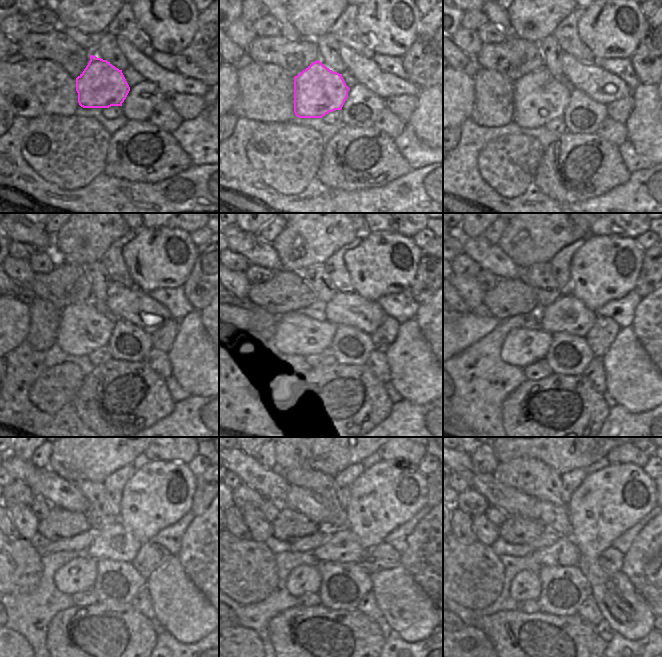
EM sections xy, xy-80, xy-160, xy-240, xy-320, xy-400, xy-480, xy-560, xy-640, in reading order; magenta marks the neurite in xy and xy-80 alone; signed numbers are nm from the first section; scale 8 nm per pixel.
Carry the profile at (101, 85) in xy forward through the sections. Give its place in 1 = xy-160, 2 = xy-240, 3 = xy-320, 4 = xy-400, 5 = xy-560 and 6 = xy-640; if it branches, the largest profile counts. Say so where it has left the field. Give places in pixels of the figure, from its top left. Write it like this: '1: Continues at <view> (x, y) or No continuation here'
1: Continues at xy-160 (539, 98)
2: Continues at xy-240 (83, 328)
3: Continues at xy-320 (300, 338)
4: Continues at xy-400 (522, 347)
5: Continues at xy-560 (304, 579)
6: Continues at xy-640 (525, 585).

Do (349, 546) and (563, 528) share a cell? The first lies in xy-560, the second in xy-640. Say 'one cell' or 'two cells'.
two cells

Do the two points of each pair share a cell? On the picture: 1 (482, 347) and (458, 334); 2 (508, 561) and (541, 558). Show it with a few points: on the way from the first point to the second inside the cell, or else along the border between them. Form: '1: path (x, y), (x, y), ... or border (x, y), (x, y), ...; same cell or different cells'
1: border (493, 329), (454, 356); different cells
2: border (530, 554), (541, 566); different cells

